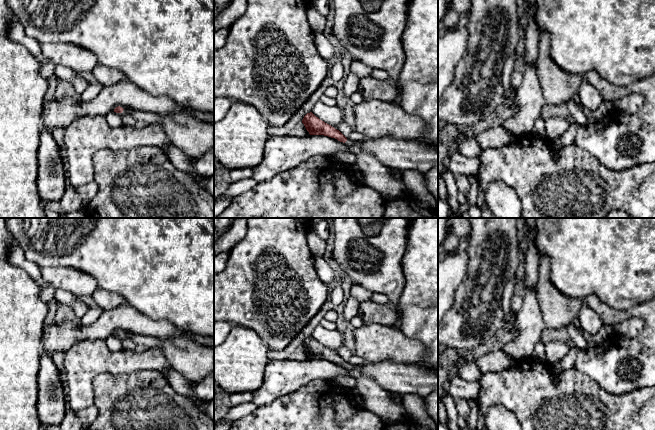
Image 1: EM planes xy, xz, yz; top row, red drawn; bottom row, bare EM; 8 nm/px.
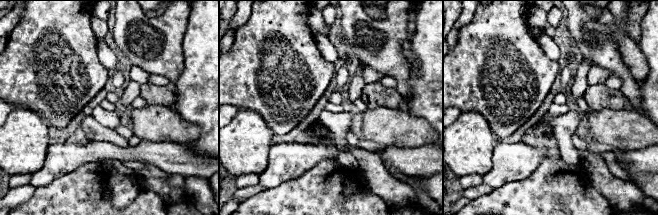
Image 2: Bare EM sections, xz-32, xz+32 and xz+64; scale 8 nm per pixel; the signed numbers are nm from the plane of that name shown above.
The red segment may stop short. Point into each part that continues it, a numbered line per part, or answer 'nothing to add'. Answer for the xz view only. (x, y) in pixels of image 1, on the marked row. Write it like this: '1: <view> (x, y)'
1: xz (371, 172)

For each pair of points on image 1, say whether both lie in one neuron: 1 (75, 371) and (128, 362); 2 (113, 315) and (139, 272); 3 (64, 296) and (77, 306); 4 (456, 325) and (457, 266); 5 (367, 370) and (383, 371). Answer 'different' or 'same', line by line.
1: same
2: different
3: same
4: different
5: same

